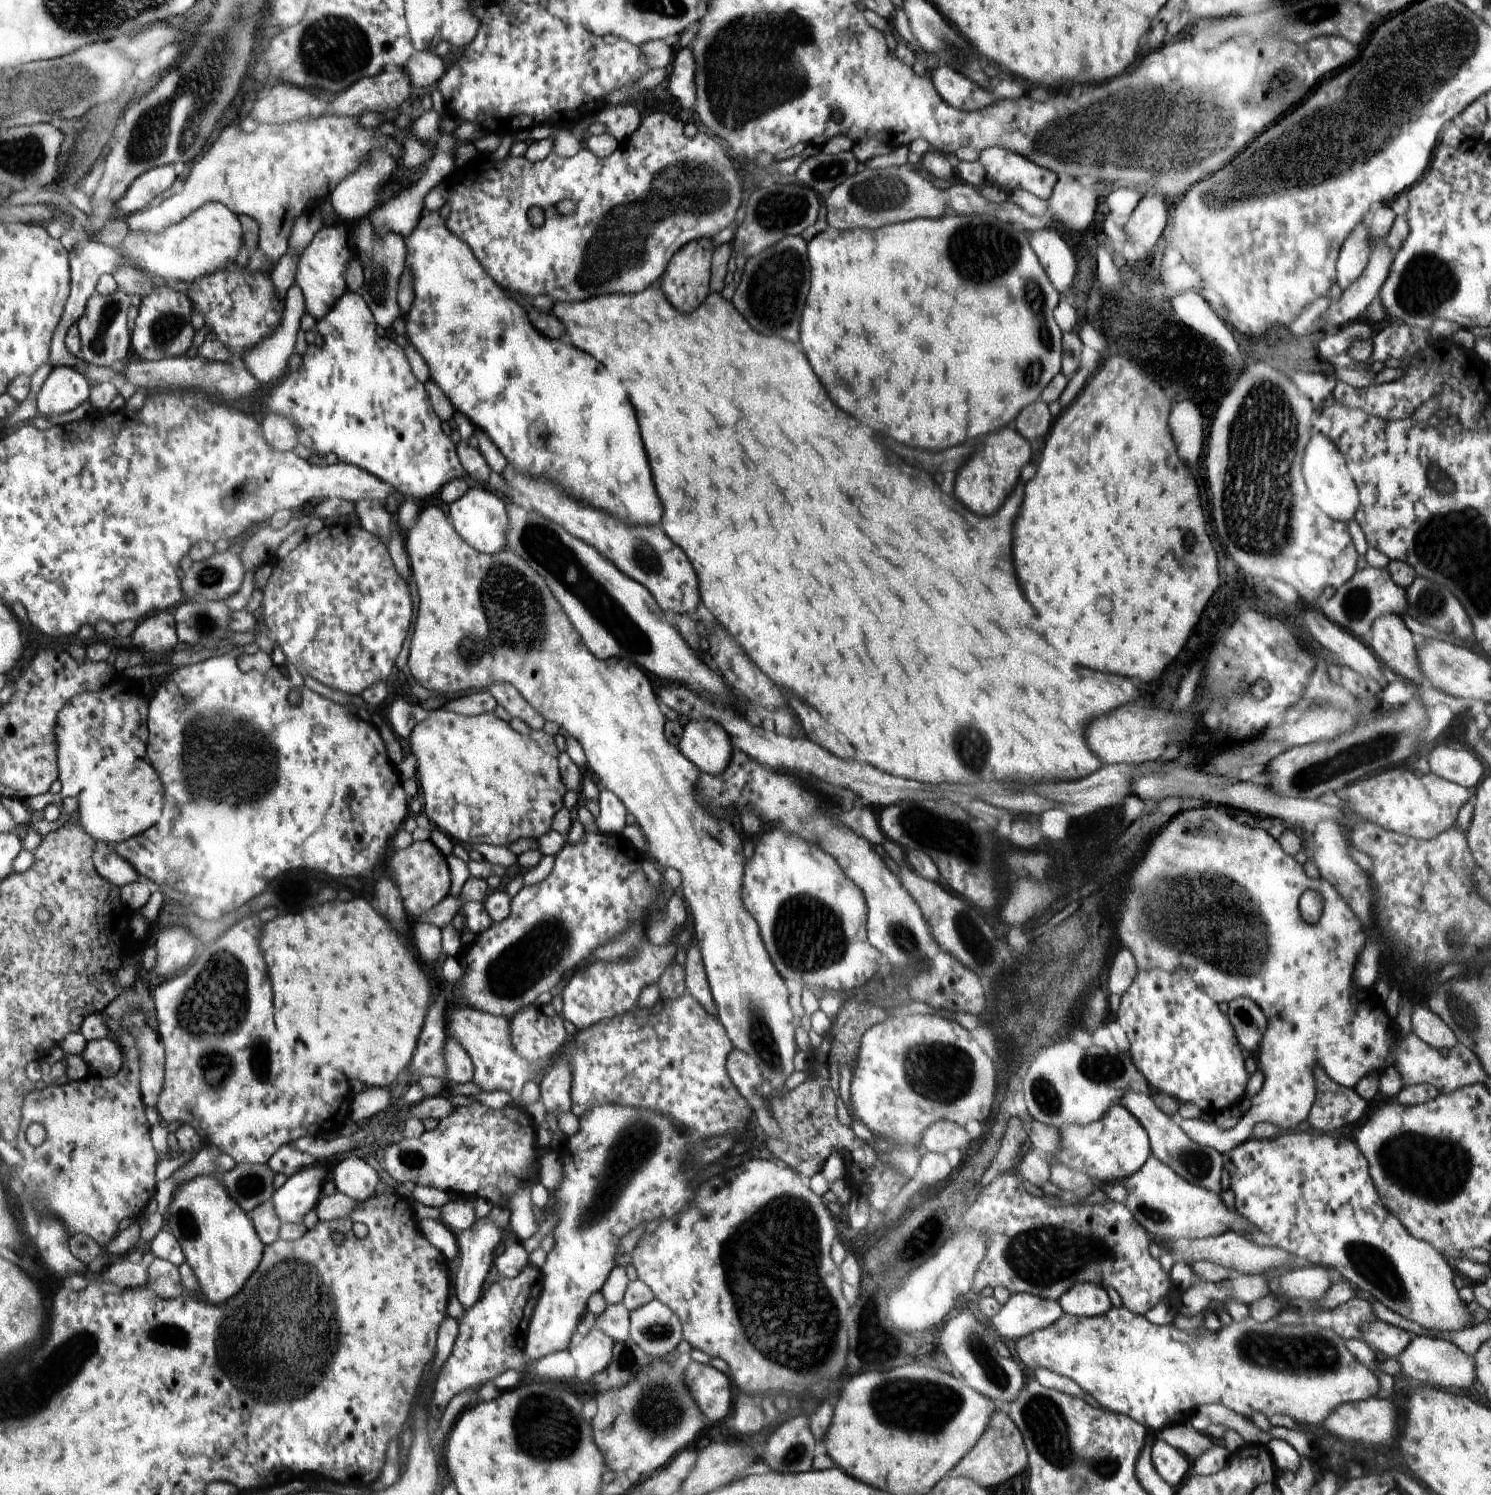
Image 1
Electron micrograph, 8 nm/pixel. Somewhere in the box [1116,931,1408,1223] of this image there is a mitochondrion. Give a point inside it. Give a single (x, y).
(1196, 1163)

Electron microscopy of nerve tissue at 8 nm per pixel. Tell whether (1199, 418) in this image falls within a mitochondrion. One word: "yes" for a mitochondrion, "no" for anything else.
no

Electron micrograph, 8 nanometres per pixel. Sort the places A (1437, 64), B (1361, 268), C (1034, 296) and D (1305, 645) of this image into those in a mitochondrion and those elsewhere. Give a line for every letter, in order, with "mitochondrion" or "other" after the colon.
A: mitochondrion
B: other
C: mitochondrion
D: other

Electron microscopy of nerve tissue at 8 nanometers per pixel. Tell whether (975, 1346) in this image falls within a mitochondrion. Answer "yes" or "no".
yes

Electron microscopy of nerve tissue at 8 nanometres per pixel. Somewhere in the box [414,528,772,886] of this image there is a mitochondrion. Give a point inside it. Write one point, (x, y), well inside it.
(514, 612)

